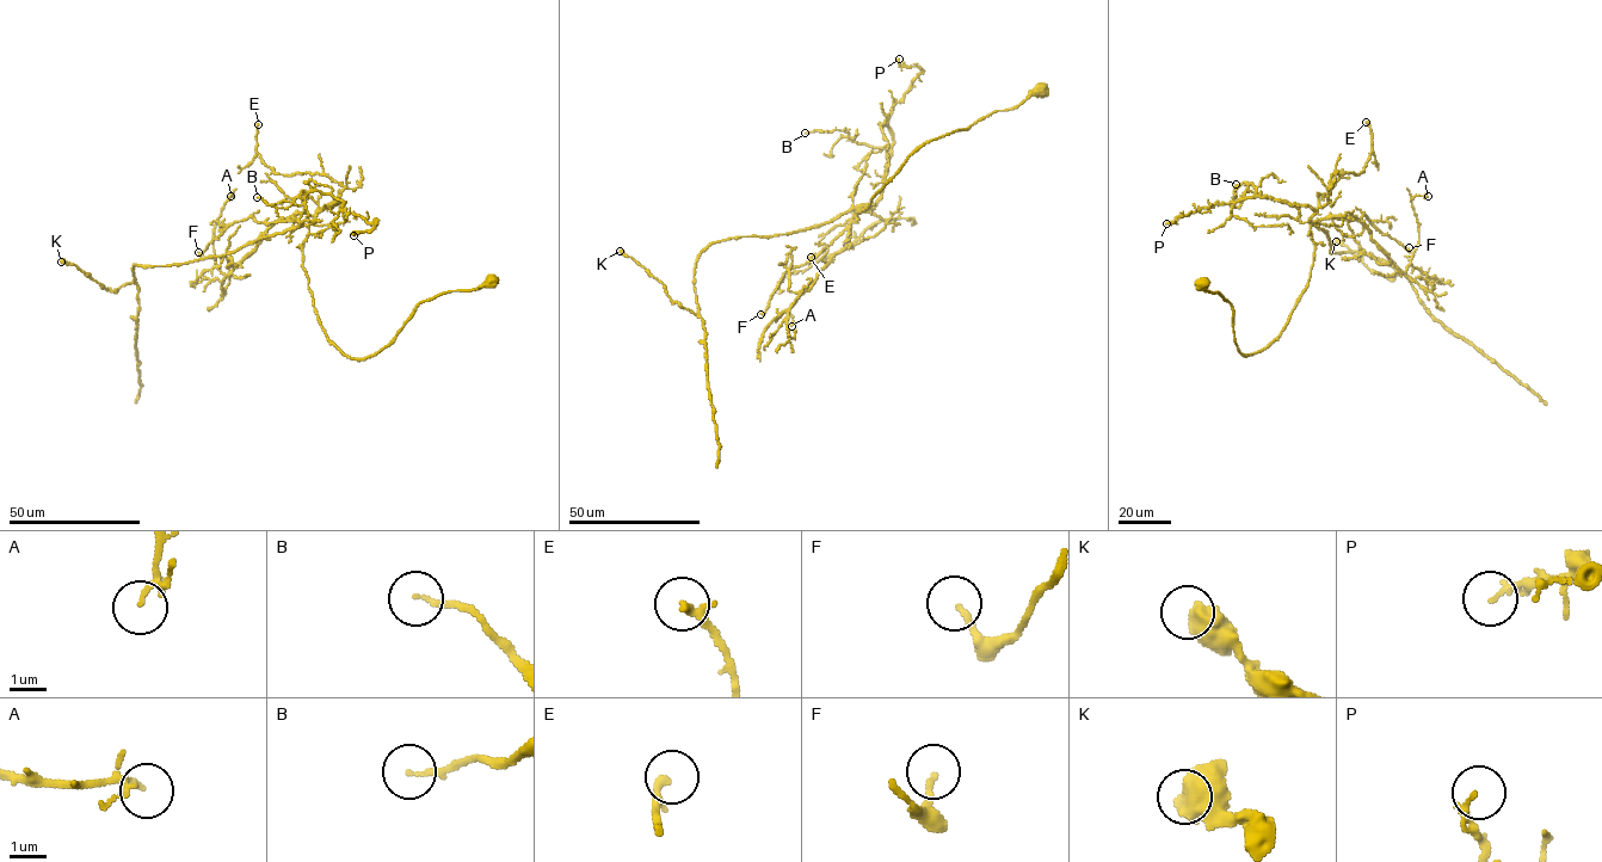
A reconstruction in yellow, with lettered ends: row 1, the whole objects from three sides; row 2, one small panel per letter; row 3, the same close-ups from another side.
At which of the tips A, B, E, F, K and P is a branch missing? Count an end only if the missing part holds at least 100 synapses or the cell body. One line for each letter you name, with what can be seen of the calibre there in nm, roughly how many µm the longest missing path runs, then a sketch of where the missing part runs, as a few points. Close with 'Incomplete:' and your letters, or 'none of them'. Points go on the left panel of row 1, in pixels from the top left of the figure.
Incomplete: none of them

